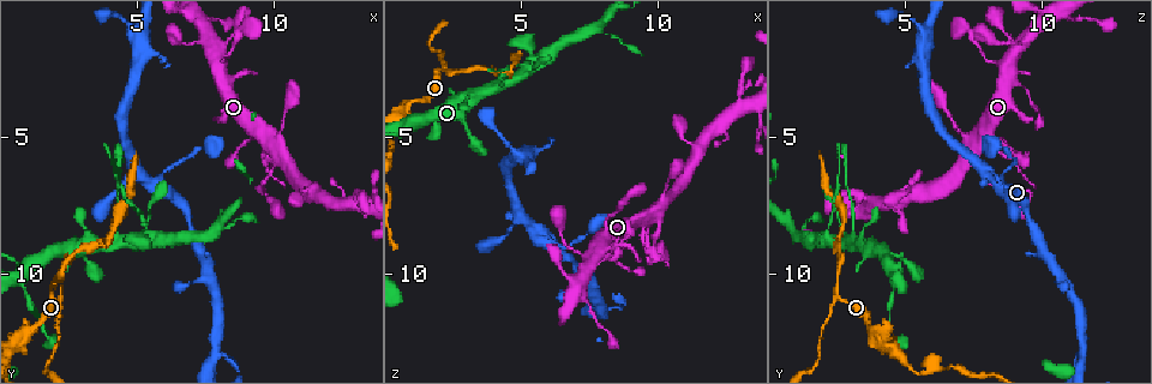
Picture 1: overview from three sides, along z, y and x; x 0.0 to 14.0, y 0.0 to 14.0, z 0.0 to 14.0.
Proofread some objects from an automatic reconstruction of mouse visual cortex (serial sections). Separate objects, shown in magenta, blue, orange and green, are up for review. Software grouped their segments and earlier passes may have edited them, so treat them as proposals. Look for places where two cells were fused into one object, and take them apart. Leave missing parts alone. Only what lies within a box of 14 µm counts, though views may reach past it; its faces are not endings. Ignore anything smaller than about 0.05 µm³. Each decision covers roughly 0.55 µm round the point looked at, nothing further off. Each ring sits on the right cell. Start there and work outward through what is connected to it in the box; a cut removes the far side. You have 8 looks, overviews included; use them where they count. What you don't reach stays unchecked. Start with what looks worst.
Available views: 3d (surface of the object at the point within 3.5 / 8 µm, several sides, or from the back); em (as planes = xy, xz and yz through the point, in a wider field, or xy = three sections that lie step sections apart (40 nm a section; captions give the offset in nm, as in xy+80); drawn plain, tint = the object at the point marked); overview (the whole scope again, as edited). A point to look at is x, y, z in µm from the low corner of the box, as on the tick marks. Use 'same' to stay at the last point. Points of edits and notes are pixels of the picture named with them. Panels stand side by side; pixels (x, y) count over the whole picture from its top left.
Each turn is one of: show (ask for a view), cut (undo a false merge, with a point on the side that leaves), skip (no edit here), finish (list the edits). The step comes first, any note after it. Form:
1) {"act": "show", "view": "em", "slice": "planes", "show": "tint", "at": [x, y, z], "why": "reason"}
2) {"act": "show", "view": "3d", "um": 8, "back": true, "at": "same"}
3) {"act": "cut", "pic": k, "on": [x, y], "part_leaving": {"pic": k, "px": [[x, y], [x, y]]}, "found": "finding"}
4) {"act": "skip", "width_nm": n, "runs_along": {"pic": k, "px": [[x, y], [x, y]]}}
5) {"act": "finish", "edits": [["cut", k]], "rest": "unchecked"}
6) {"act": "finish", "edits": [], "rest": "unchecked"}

{"act": "show", "view": "3d", "um": 3.5, "at": [1.9, 10.4, 2.5], "why": "sharp bend"}

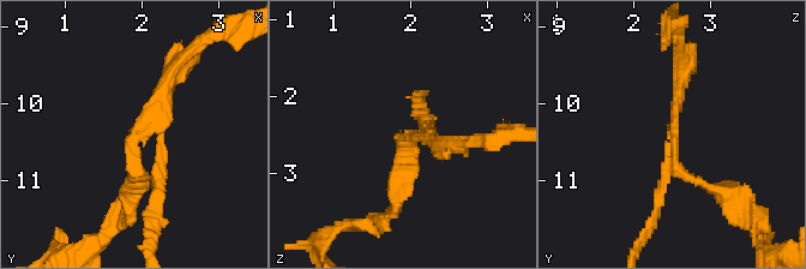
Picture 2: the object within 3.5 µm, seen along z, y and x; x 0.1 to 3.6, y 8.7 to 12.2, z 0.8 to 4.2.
{"act": "show", "view": "em", "slice": "xy", "step": 3, "show": "plain", "at": [1.95, 10.35, 2.55], "arms": 3, "arm_widths_nm": [150, 150, 150]}

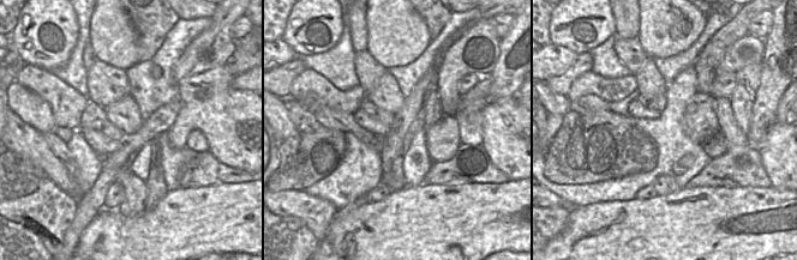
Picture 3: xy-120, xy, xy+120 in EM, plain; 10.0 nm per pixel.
{"act": "show", "view": "em", "slice": "xy", "step": 3, "show": "tint", "at": "same"}

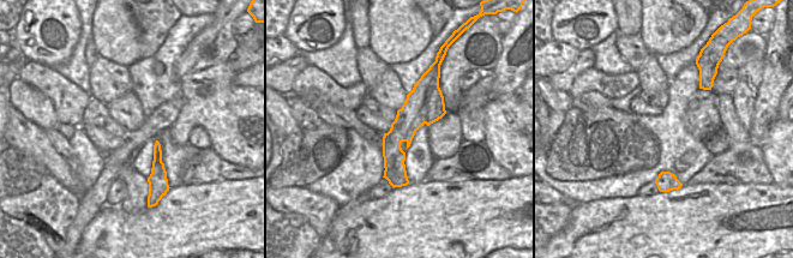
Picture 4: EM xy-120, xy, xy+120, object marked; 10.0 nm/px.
{"act": "cut", "pic": 2, "on": [666, 175], "width_nm": 320, "part_leaving": {"pic": 2, "px": [[668, 144], [656, 219], [637, 247]]}, "found": "a second cell is stuck on"}

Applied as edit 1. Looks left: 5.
{"act": "show", "view": "3d", "um": 3.5, "at": [4.1, 8.4, 3.2], "why": "narrows sharply"}

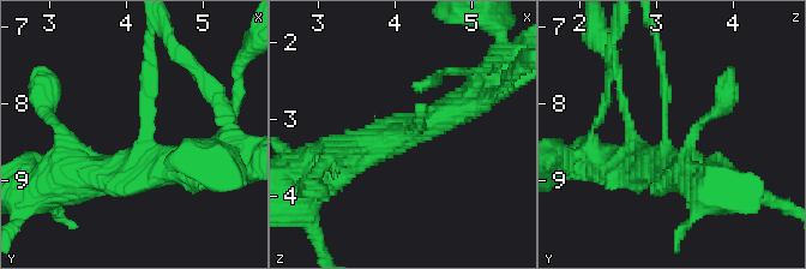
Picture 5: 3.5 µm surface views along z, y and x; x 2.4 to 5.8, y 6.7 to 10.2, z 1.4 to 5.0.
{"act": "show", "view": "em", "slice": "planes", "show": "tint", "at": [4.20, 8.35, 3.15], "arm_widths_nm": [150, 450]}

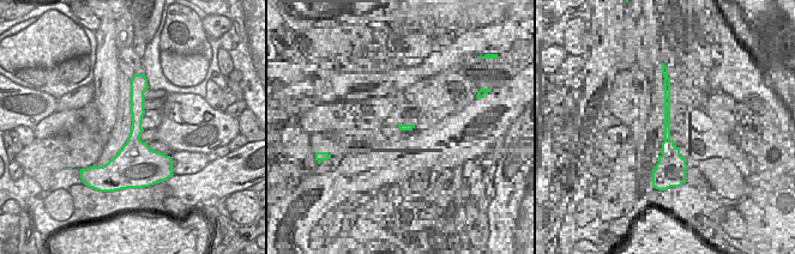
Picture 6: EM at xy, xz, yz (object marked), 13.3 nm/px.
{"act": "cut", "pic": 5, "on": [661, 60], "part_leaving": {"pic": 5, "px": [[667, 99], [654, 33]]}, "found": "a second cell is stuck on"}

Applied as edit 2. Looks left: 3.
{"act": "show", "view": "overview", "why": "redraw"}

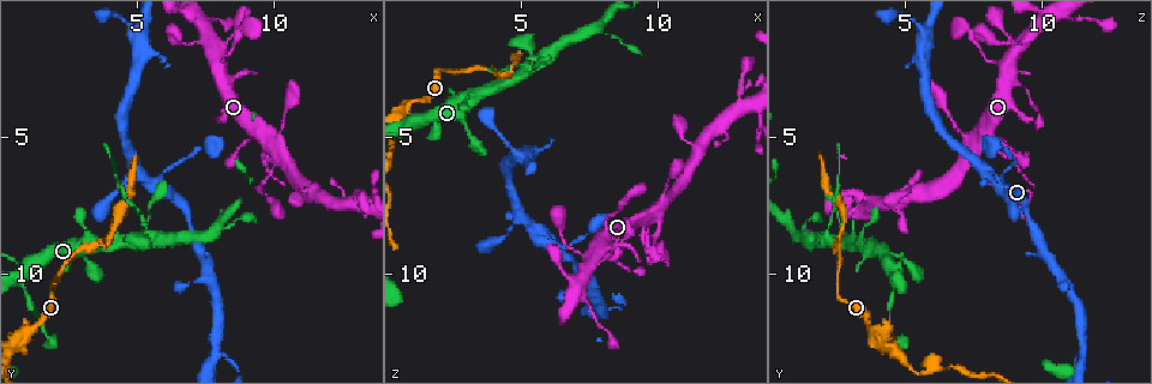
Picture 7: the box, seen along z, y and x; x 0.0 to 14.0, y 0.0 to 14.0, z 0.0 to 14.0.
{"act": "show", "view": "3d", "um": 8, "back": true, "at": [12.9, 7.3, 3.7], "why": "looks like a crossing"}

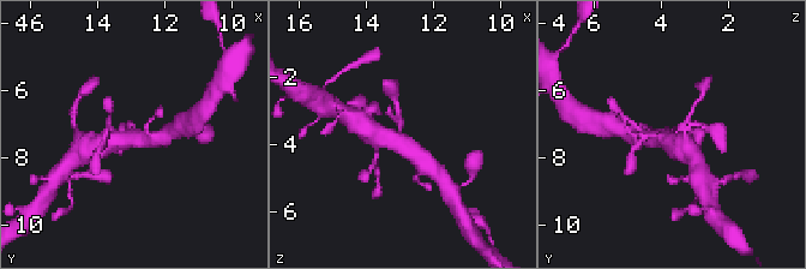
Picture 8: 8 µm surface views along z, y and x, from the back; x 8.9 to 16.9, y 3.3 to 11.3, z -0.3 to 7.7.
{"act": "show", "view": "em", "slice": "xy", "step": 3, "show": "tint", "at": [13.0, 7.2, 3.7], "why": "shape alone is not enough"}

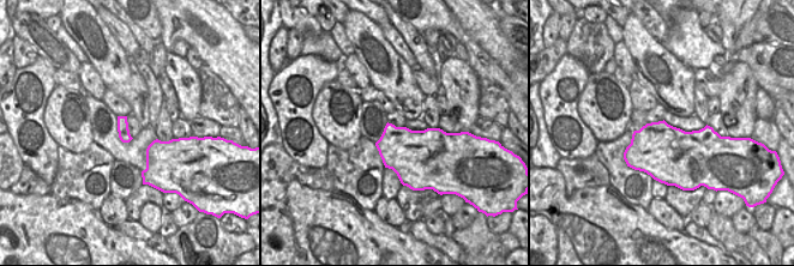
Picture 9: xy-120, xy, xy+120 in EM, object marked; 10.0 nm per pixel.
{"act": "skip", "runs_along": {"pic": 8, "px": [[427, 165], [398, 141], [367, 129]]}, "found": "continuous, no second cell"}

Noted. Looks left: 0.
{"act": "finish", "edits": [["cut", 2], ["cut", 5]], "rest": "unchecked"}

